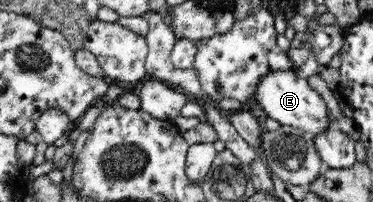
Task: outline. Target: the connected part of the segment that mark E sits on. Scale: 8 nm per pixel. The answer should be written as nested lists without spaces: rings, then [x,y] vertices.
[[[296,69],[271,70],[271,72],[263,74],[255,86],[253,96],[255,102],[267,113],[267,116],[277,120],[281,125],[301,128],[313,137],[334,128],[334,125],[329,123],[331,117],[327,113],[323,98],[309,85],[307,79],[297,75]]]

